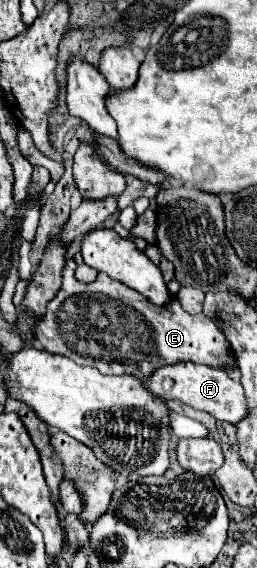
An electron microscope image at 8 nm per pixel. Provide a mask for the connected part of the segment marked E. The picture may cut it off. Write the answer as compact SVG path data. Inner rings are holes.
M67 258L63 268L63 284L53 300L49 300L49 308L45 310L45 316L41 318L41 324L35 328L35 338L41 342L41 346L53 354L63 354L71 360L75 360L79 366L91 366L97 368L101 374L131 374L131 376L147 376L153 370L157 370L163 364L173 362L199 362L213 368L237 368L235 358L229 354L231 344L227 338L219 332L217 324L209 320L205 314L191 316L187 314L181 304L173 298L169 304L157 306L145 296L141 296L137 290L125 286L123 282L111 280L105 274L99 274L95 282L83 284L75 278L75 260Z

